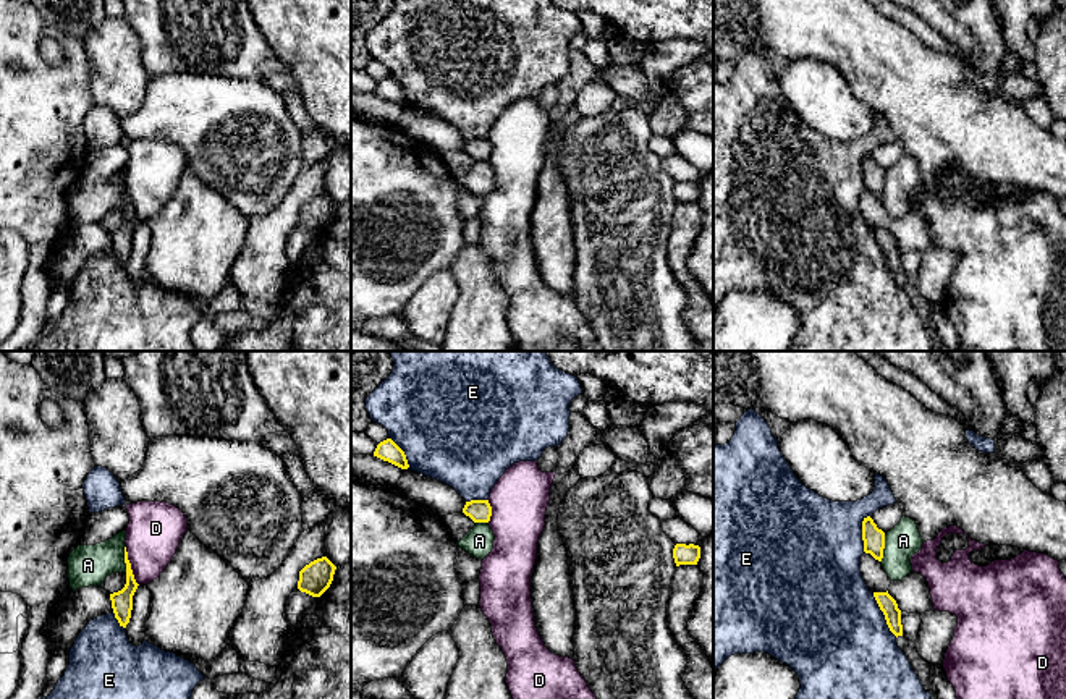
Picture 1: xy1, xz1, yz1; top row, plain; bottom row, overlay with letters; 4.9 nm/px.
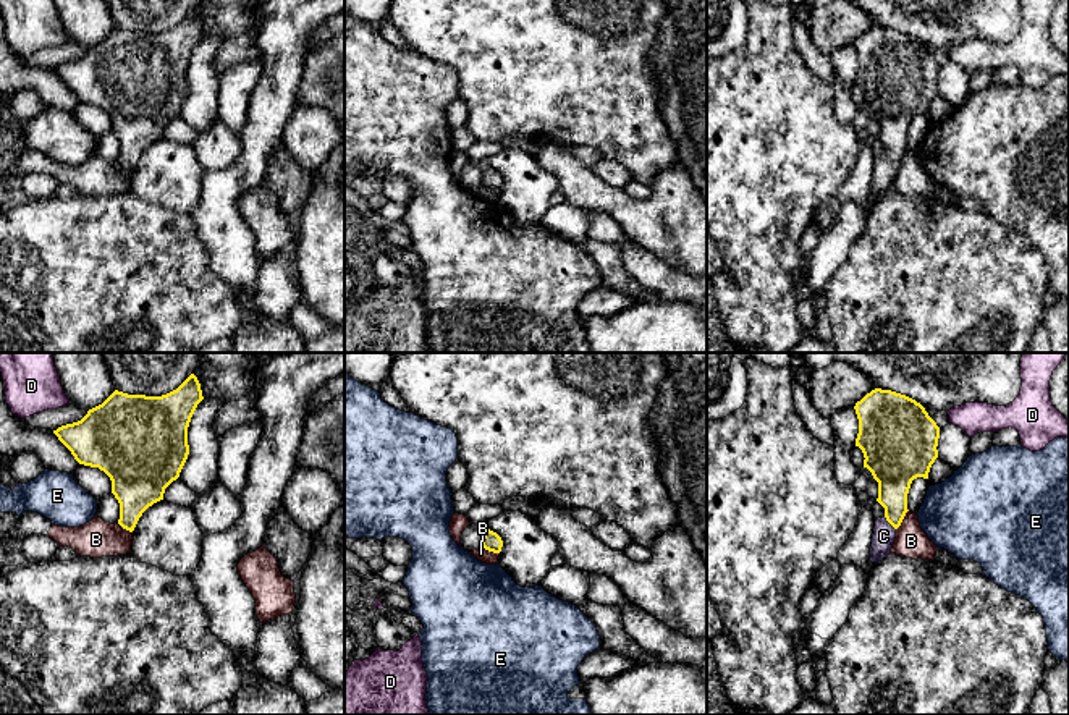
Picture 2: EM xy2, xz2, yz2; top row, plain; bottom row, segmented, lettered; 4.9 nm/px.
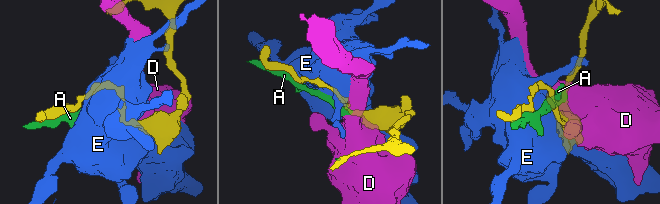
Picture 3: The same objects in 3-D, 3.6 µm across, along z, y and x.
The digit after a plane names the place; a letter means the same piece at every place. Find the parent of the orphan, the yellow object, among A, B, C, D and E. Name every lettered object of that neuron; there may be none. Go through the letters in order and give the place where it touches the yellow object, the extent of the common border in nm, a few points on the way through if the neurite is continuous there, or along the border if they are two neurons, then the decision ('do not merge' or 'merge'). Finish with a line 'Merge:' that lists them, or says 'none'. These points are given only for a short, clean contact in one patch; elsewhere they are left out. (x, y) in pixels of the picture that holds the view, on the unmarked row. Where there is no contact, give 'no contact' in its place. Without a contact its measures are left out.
A: contact yz1 (884, 185); length 150 nm; do not merge
B: contact yz2 (903, 156); length 120 nm; border yz2 (908, 148), (896, 167); do not merge
C: contact yz2 (888, 159); length 90 nm; way yz2 (893, 109), (888, 159), (883, 173); merge
D: contact xy1 (130, 204); length 200 nm; do not merge
E: contact yz1 (884, 251); length 240 nm; do not merge
Merge: C

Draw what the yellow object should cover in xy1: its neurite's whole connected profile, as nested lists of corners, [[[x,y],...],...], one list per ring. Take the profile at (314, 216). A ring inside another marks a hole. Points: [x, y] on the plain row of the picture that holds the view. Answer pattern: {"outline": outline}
{"outline": [[[317,196],[299,209],[298,227],[320,235],[332,222],[336,204],[327,196]]]}

